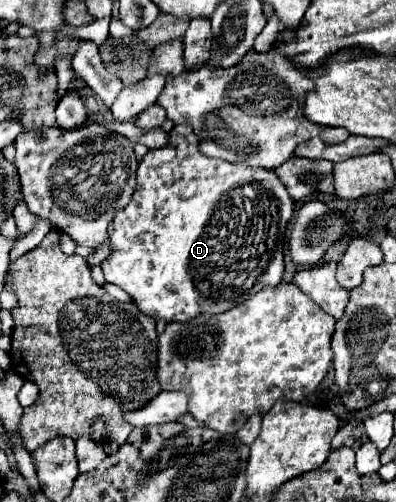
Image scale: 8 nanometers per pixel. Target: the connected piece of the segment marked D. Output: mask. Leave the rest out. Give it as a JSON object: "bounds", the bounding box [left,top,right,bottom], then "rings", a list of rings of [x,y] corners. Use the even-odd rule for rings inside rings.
{"bounds":[101,124,295,322],"rings":[[[185,124],[185,126],[175,126],[171,132],[171,144],[167,144],[167,148],[157,148],[157,150],[149,150],[145,154],[145,158],[141,160],[139,168],[137,168],[137,188],[133,192],[133,198],[129,202],[129,206],[125,206],[123,210],[117,212],[113,224],[113,236],[109,238],[111,242],[111,256],[107,256],[107,260],[101,264],[105,280],[123,288],[133,304],[139,308],[139,312],[143,312],[145,316],[149,316],[153,322],[163,320],[163,322],[187,322],[193,320],[197,314],[209,314],[209,316],[217,316],[223,314],[231,308],[235,308],[237,304],[241,304],[243,300],[247,300],[251,294],[259,292],[265,286],[277,286],[281,282],[283,276],[283,236],[285,236],[285,226],[293,216],[293,208],[295,202],[291,200],[291,196],[287,194],[285,186],[281,184],[281,180],[265,168],[249,168],[245,164],[231,164],[219,158],[209,158],[203,156],[197,148],[197,136],[193,134],[193,130]]]}

